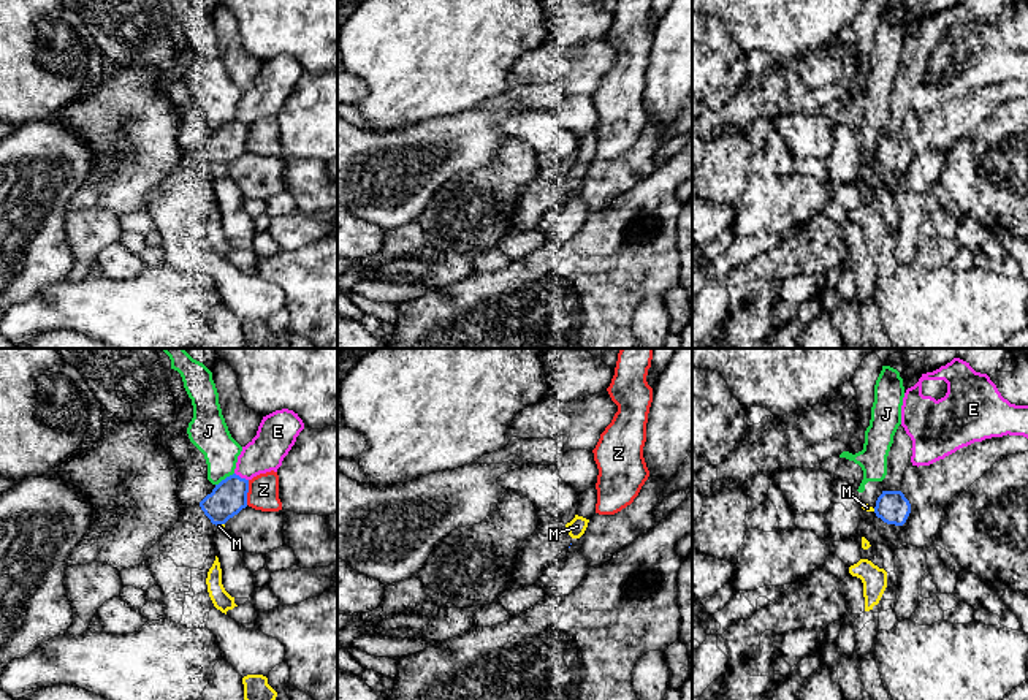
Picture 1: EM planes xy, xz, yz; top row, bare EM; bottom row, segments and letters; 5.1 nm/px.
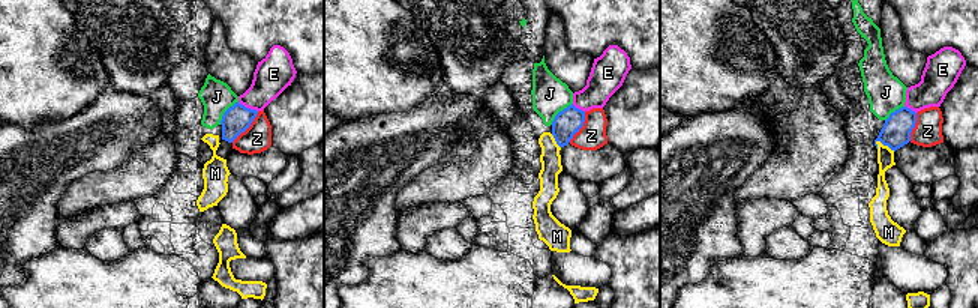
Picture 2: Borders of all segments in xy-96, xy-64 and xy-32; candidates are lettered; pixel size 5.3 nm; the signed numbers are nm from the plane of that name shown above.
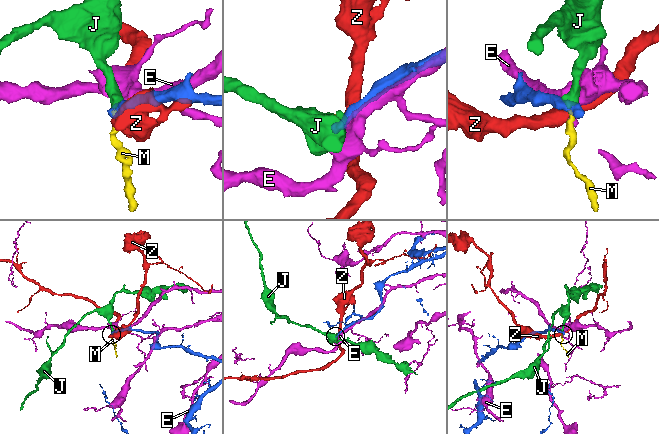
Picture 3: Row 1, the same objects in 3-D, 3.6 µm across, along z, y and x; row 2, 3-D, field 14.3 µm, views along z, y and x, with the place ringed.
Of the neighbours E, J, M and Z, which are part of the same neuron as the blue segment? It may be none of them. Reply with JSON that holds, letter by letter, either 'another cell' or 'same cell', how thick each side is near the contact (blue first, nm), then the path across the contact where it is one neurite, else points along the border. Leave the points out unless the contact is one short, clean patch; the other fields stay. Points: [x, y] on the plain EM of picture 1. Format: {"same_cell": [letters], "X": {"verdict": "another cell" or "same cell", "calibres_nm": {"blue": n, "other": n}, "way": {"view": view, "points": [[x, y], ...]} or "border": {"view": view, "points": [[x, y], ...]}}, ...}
{"same_cell": [], "E": {"verdict": "another cell", "calibres_nm": {"blue": 180, "other": 190}}, "J": {"verdict": "another cell", "calibres_nm": {"blue": 180, "other": 190}, "border": {"view": "xy", "points": [[233, 117], [216, 130]]}}, "M": {"verdict": "another cell", "calibres_nm": {"blue": 180, "other": 20}}, "Z": {"verdict": "another cell", "calibres_nm": {"blue": 180, "other": 160}, "border": {"view": "xy", "points": [[249, 125], [246, 149]]}}}

